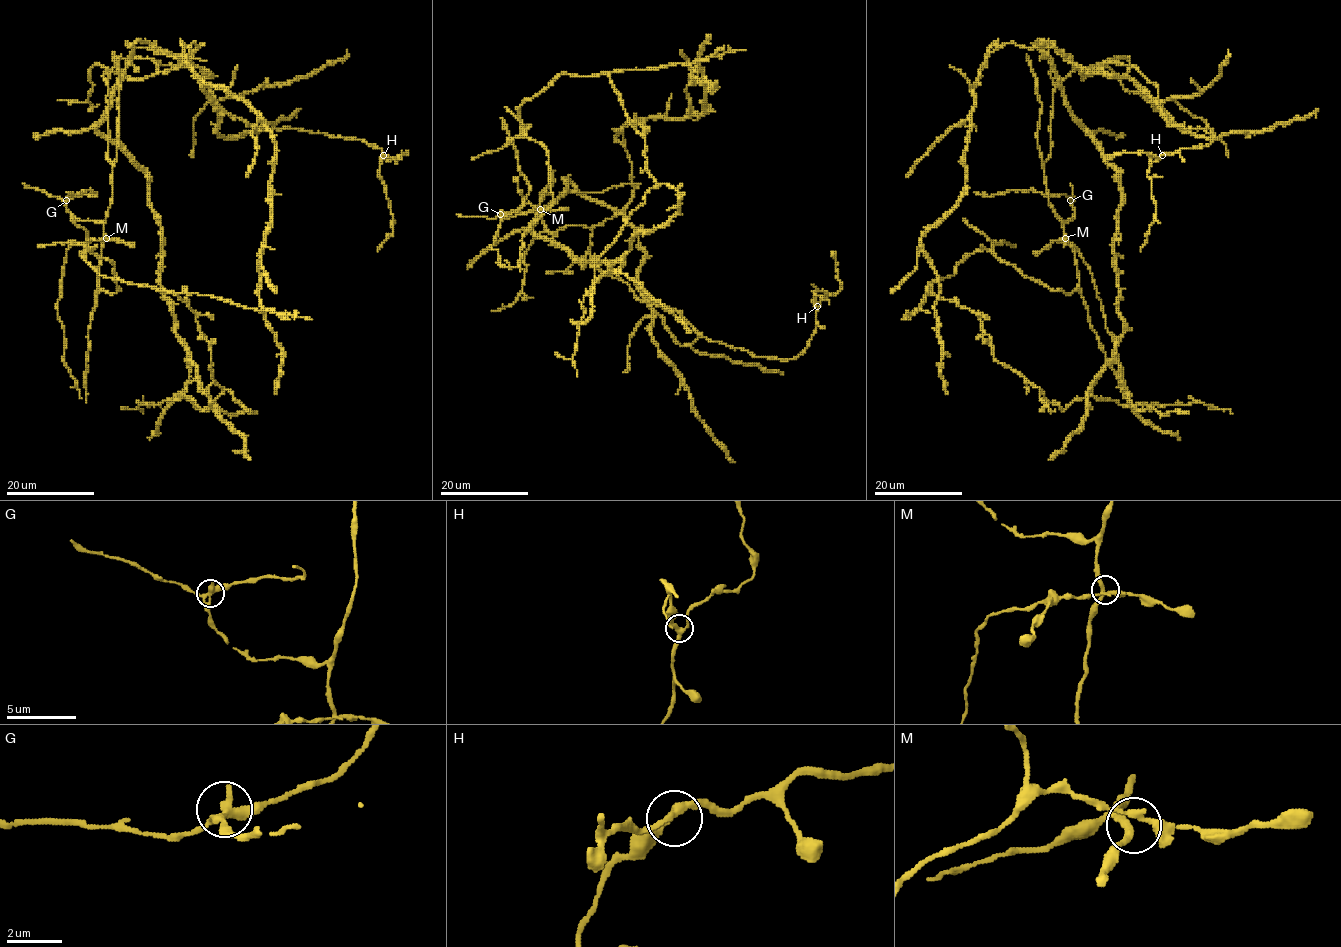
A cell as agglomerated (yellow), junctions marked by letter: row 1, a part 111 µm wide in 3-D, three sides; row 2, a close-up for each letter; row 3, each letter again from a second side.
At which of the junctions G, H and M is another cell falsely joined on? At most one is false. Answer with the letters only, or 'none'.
none

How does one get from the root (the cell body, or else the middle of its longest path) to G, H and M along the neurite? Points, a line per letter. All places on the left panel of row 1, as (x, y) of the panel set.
G: (112, 173), (112, 201), (103, 221), (76, 219), (67, 208), (67, 200)
H: (112, 173), (103, 74), (143, 79), (156, 62), (188, 68), (250, 125), (362, 139), (383, 155)
M: (112, 173), (112, 201), (104, 223), (106, 238)

